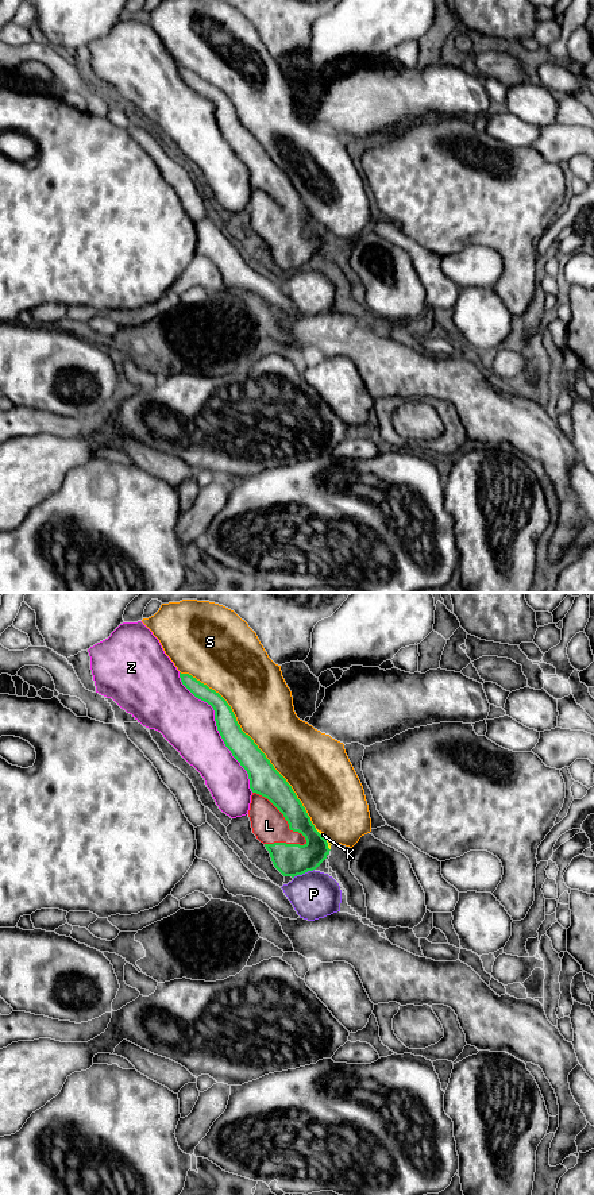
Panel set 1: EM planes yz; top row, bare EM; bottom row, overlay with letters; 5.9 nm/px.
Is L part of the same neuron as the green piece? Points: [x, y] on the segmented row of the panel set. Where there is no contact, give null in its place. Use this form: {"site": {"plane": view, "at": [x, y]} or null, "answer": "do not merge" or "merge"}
{"site": {"plane": "yz", "at": [284, 816]}, "answer": "merge"}

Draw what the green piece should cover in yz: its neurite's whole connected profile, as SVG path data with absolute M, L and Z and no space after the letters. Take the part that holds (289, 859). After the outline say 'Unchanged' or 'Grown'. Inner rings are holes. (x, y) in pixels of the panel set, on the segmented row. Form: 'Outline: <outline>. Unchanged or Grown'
Outline: M181 674L182 685L198 699L211 705L215 710L217 731L231 751L232 756L247 771L250 789L252 791L248 817L252 833L265 844L274 867L284 876L297 876L316 870L329 855L327 840L316 830L305 807L297 798L292 786L274 768L266 755L258 748L254 740L246 735L236 721L236 717L227 701L215 690L201 683L189 674Z. Grown

